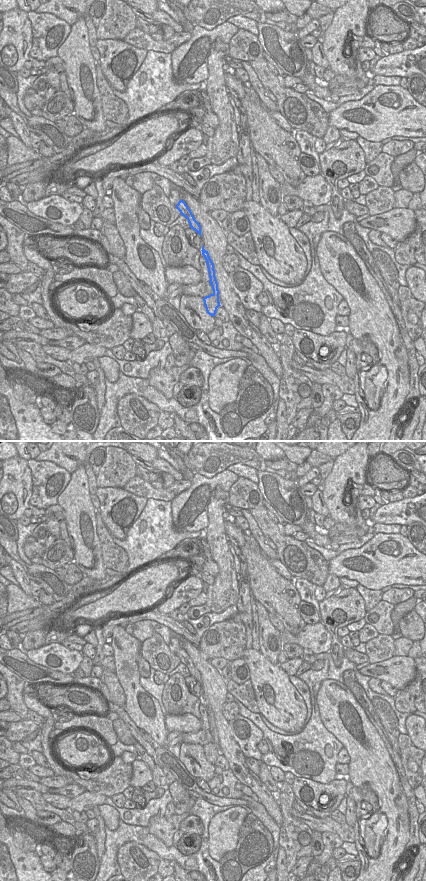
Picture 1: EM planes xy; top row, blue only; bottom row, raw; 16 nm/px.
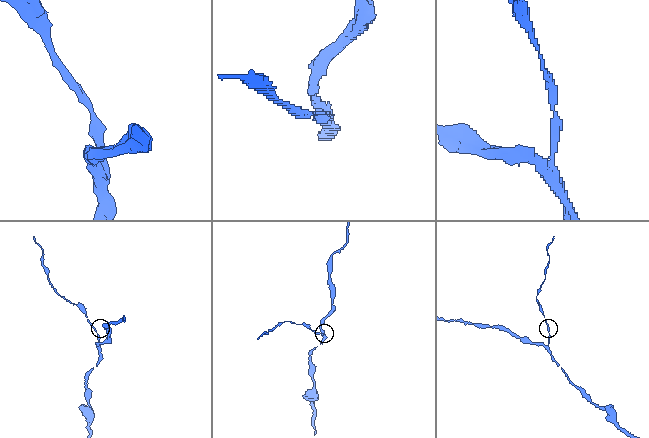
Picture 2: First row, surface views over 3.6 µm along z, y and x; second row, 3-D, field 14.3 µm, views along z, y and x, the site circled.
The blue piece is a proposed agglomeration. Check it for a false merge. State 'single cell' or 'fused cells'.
fused cells

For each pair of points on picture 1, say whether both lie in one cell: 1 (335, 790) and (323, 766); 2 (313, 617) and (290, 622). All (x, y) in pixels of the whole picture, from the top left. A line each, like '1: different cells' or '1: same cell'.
1: different cells
2: different cells

